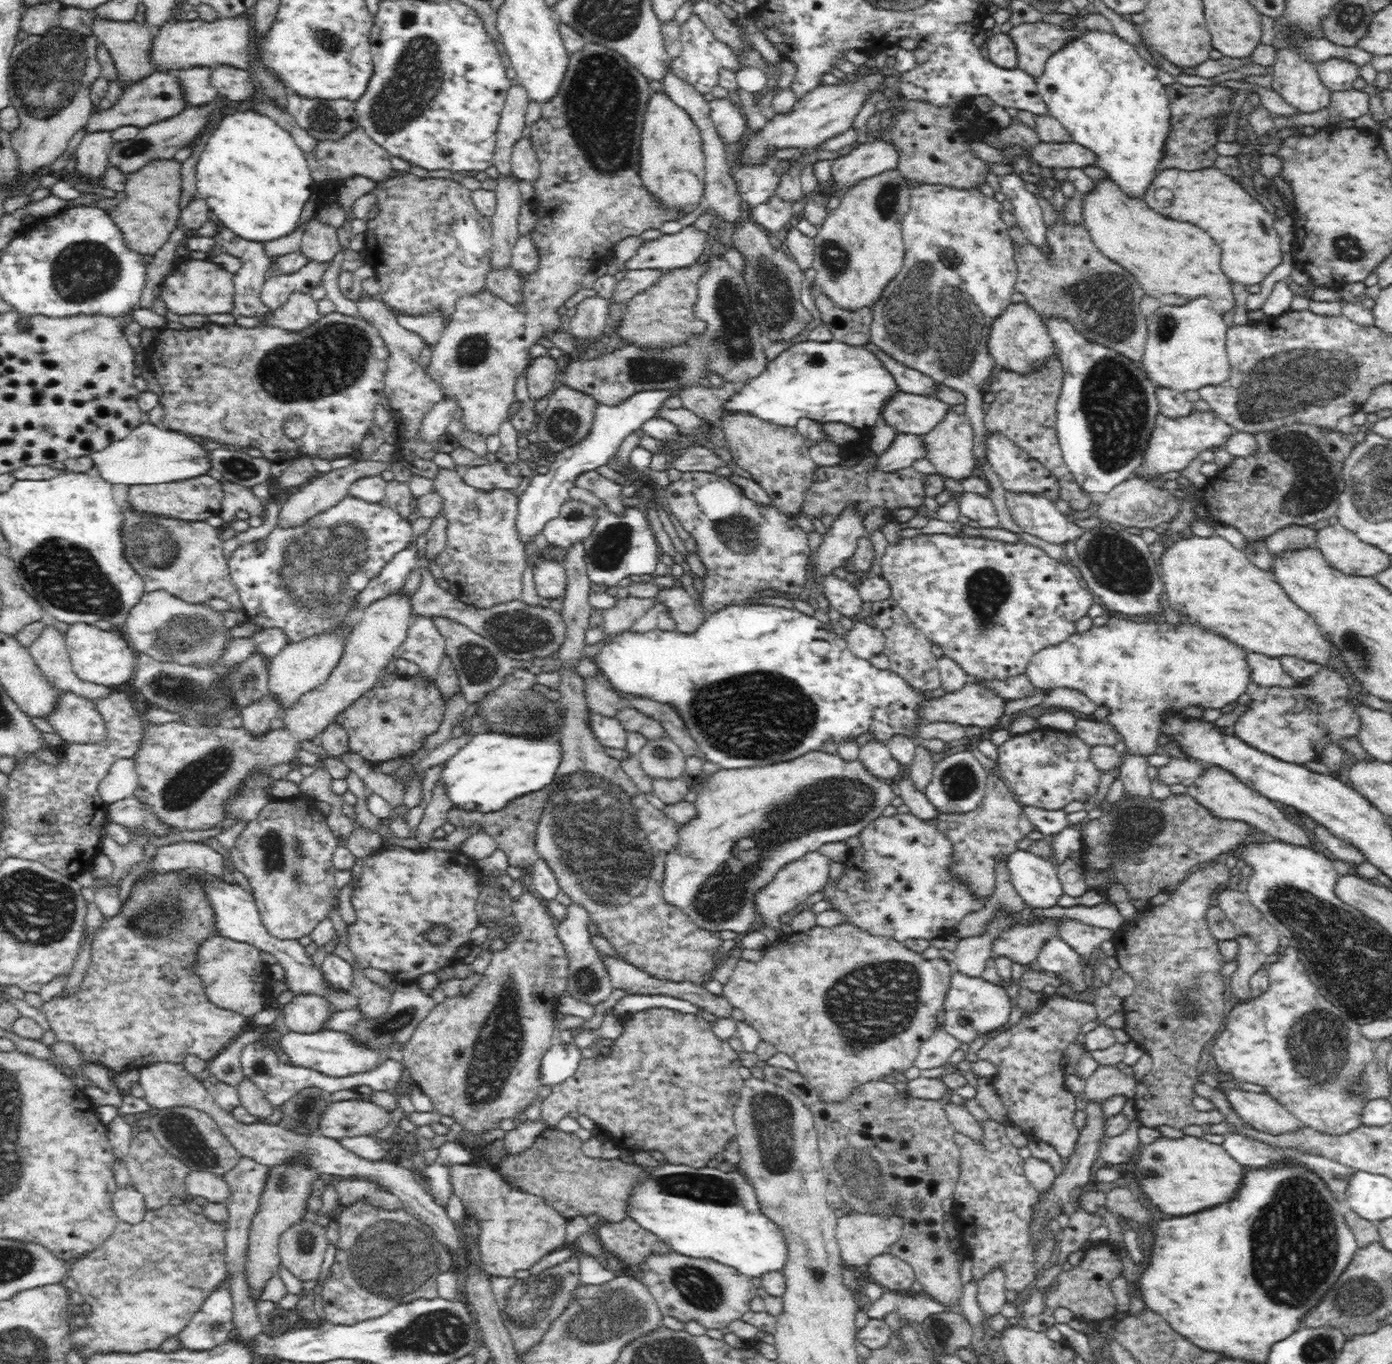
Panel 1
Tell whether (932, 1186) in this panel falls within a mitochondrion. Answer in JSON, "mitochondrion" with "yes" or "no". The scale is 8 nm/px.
{"mitochondrion":"no"}

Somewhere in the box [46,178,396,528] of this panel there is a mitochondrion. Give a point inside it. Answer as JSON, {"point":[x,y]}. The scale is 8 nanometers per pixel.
{"point":[335,357]}

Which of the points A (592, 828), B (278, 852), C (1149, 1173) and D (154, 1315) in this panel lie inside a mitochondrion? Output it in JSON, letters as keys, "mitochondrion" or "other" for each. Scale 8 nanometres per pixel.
{"A":"mitochondrion","B":"mitochondrion","C":"mitochondrion","D":"mitochondrion"}

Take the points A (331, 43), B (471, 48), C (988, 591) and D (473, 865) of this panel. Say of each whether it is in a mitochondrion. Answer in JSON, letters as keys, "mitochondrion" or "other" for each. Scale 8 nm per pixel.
{"A":"mitochondrion","B":"other","C":"mitochondrion","D":"other"}

